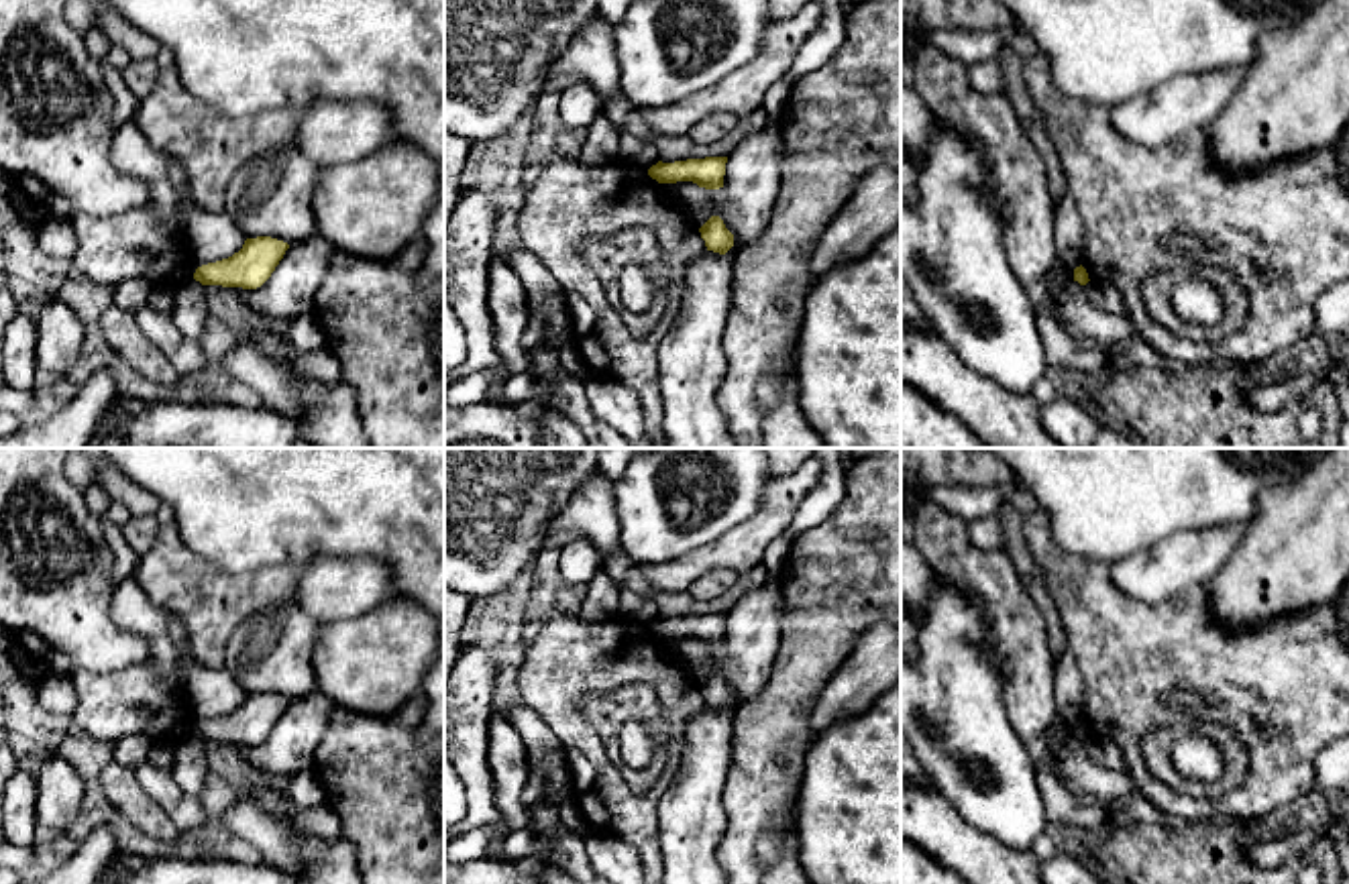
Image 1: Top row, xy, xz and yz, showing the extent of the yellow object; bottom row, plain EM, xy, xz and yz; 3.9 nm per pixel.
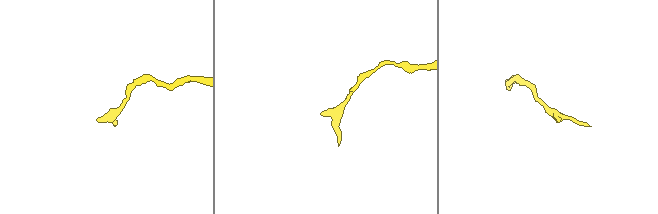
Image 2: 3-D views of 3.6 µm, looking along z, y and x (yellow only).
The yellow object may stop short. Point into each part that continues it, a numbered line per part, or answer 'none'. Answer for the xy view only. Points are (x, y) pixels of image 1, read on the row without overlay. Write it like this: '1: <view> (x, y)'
none

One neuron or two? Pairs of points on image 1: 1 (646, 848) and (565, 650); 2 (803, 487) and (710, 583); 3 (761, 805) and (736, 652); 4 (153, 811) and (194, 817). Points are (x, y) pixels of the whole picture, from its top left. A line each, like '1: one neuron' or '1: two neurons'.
1: one neuron
2: two neurons
3: two neurons
4: two neurons

